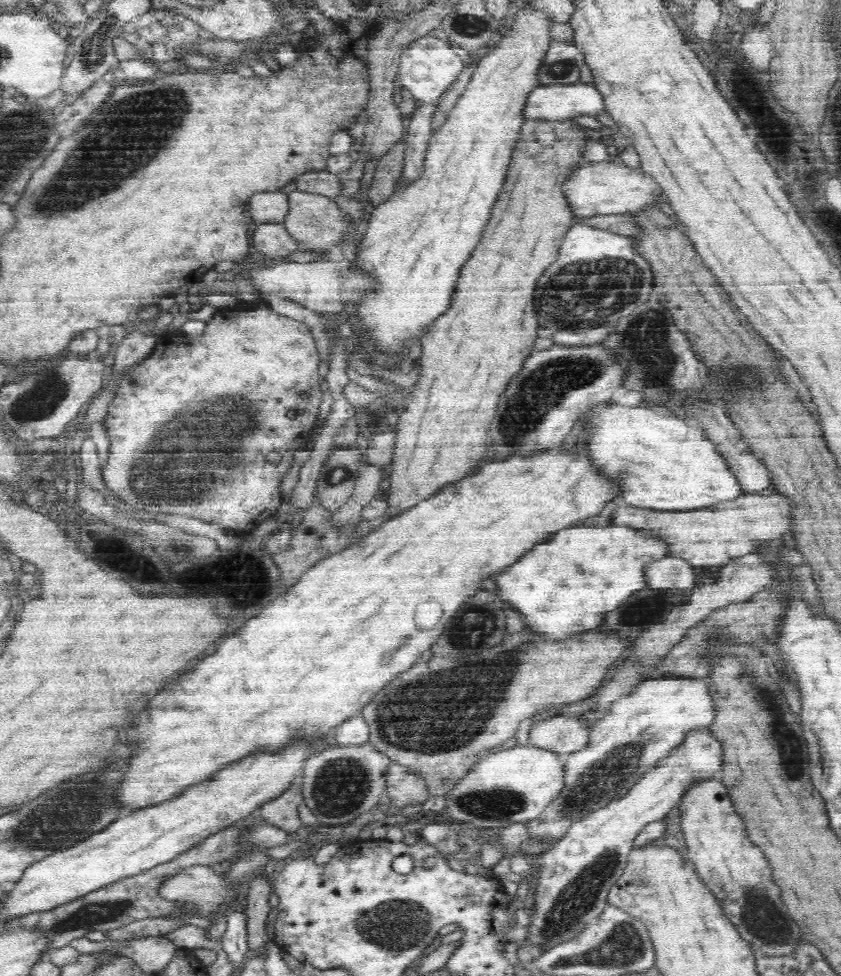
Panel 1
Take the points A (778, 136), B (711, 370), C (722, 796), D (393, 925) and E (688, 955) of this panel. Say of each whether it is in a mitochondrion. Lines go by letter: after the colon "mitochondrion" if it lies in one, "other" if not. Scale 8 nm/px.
A: mitochondrion
B: other
C: other
D: mitochondrion
E: other

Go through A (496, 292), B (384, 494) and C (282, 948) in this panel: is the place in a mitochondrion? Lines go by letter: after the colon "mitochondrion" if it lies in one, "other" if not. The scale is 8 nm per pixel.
A: other
B: other
C: other

